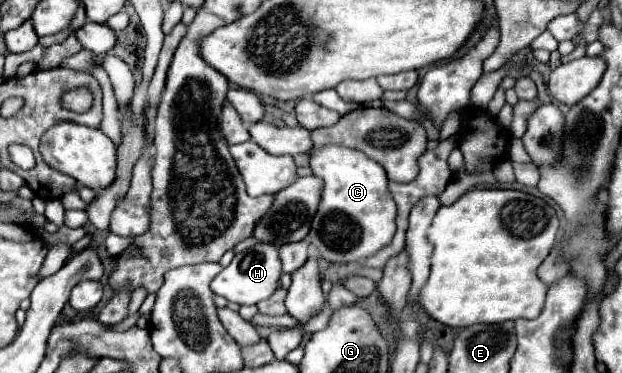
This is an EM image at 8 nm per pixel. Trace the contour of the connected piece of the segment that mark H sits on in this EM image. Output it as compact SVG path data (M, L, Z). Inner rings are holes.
M258 242L246 252L238 252L230 266L226 266L214 280L212 280L212 292L224 296L228 302L236 304L258 304L266 298L270 298L276 288L278 280L282 276L282 266L280 266L280 254L278 248L268 244L268 242Z

